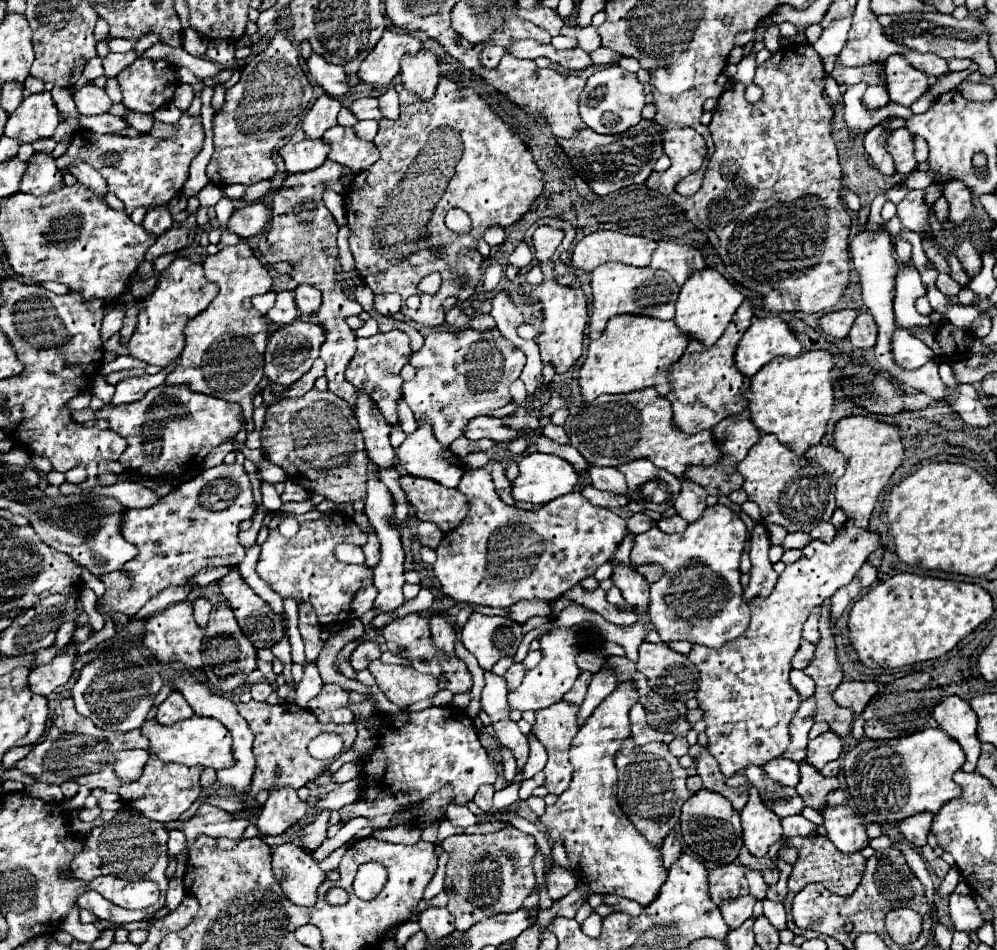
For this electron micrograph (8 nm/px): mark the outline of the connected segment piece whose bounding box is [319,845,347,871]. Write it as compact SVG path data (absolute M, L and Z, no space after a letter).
M343 845L343 847L339 847L335 853L331 853L325 861L321 861L319 863L319 867L323 869L323 871L333 871L333 869L339 869L339 863L341 863L341 859L343 859L343 855L345 855L345 851L347 851L347 847Z

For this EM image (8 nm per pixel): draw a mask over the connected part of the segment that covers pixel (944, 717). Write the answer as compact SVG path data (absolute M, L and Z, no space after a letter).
M955 695L945 697L933 709L933 717L939 723L939 727L951 739L955 739L961 745L961 749L965 751L967 761L965 761L965 765L961 769L967 771L967 773L975 771L979 751L981 751L981 741L977 739L977 715L969 707L969 703L955 697Z

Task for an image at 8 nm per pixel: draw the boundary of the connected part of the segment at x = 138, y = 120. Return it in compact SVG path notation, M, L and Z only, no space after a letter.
M129 111L127 115L123 115L125 119L127 119L127 123L129 123L129 127L133 127L133 129L137 129L139 133L147 133L149 131L149 127L153 125L153 117L149 115L137 115L137 113L133 113L133 111Z

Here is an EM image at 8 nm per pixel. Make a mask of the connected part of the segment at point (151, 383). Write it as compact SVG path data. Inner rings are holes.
M165 367L163 371L159 371L157 375L141 375L141 377L131 377L131 379L123 379L121 383L117 383L117 391L115 391L115 397L113 397L113 405L125 405L125 399L127 403L133 403L133 401L139 401L145 397L145 393L153 387L159 387L167 373L171 371L171 367Z

